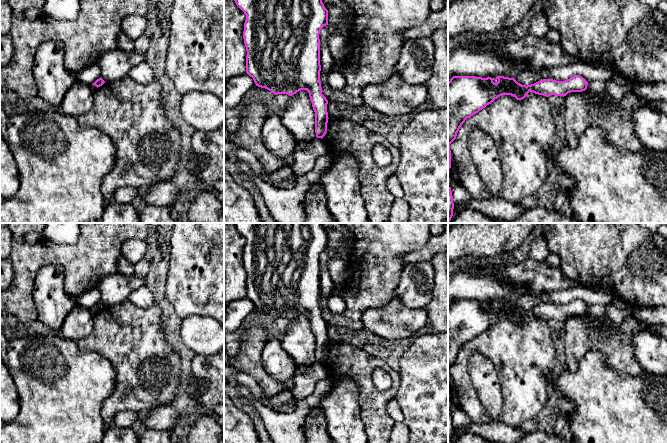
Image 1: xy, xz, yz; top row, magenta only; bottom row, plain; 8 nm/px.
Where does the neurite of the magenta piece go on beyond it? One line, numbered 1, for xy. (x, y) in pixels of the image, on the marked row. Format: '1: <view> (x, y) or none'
1: none

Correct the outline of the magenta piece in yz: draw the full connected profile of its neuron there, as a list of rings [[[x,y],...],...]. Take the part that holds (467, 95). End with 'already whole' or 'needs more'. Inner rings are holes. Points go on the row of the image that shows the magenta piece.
[[[574,75],[565,81],[556,81],[553,79],[543,79],[531,85],[522,85],[514,78],[497,76],[497,83],[494,78],[476,77],[476,76],[453,76],[448,82],[448,169],[451,168],[451,150],[450,144],[456,139],[457,133],[467,118],[491,104],[495,99],[502,95],[511,95],[517,100],[522,100],[529,92],[549,97],[566,96],[571,92],[582,92],[587,89],[588,82],[579,75]]]; already whole

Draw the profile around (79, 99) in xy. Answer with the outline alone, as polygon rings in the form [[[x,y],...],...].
[[[76,81],[66,92],[59,111],[65,115],[78,117],[90,111],[94,103],[94,90],[90,85]]]

